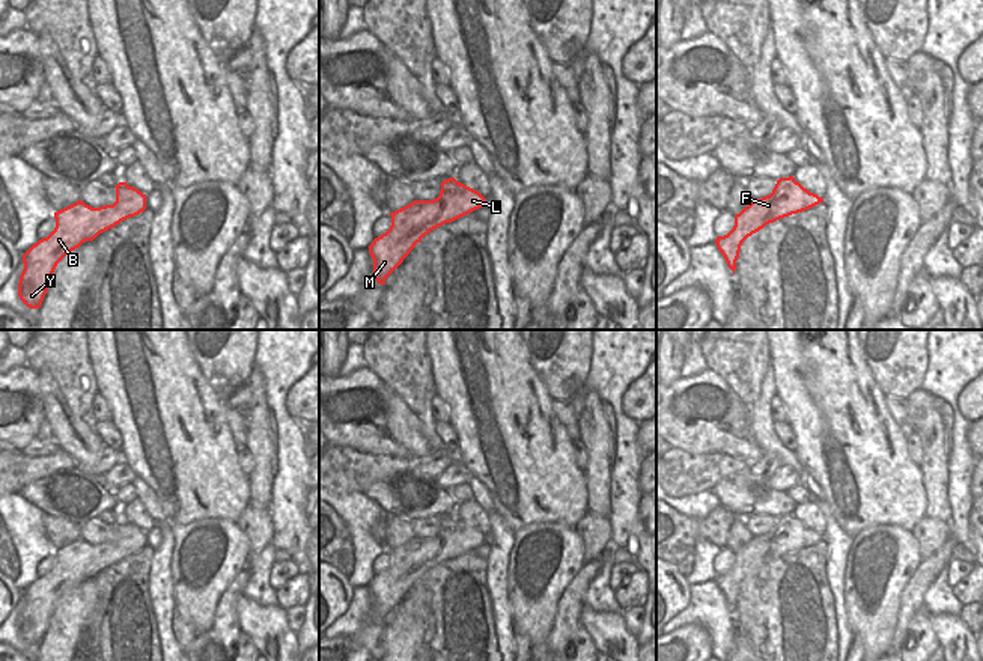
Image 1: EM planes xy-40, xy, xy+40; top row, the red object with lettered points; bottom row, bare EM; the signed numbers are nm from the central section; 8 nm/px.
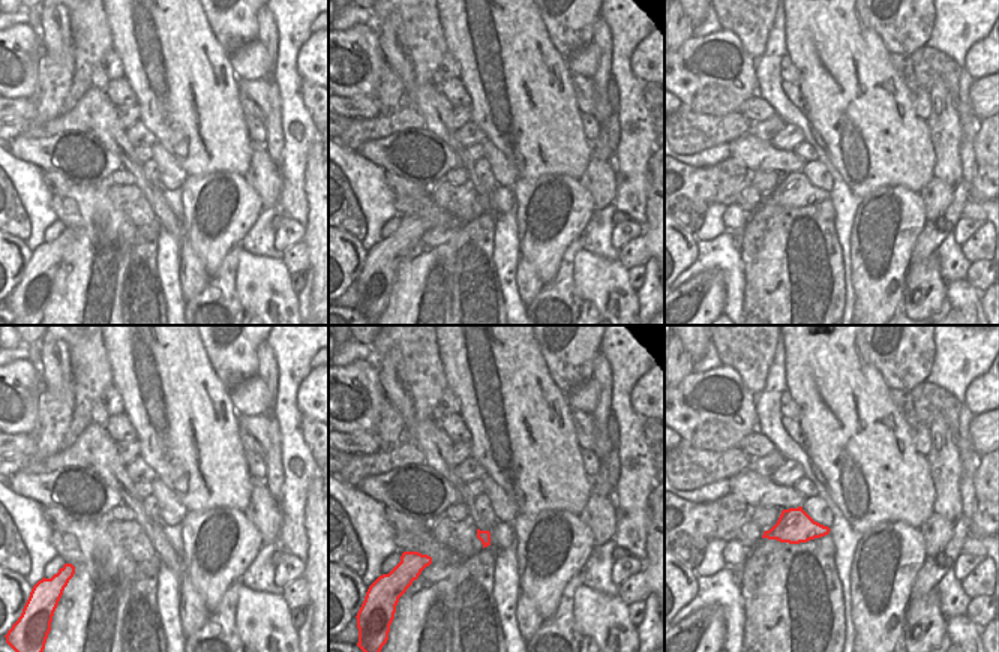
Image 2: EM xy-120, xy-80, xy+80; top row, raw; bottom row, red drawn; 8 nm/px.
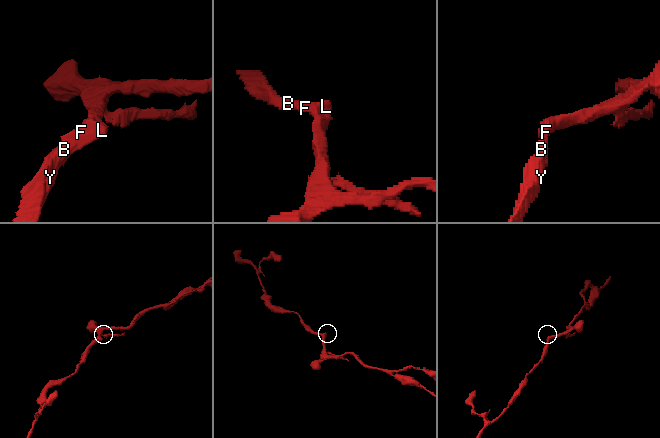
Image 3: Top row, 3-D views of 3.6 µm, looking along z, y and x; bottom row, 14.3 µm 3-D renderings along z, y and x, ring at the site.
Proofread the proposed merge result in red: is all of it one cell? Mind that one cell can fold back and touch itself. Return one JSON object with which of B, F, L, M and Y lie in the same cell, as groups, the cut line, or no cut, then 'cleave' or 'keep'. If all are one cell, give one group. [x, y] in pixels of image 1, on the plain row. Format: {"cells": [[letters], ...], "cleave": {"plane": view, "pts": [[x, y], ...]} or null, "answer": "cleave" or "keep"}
{"cells": [["B", "F", "L", "M", "Y"]], "cleave": null, "answer": "keep"}

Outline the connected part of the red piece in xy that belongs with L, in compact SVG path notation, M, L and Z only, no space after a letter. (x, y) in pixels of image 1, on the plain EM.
M449 515L441 519L440 533L434 538L414 538L390 550L391 563L369 583L373 596L373 617L385 616L403 599L409 589L431 568L452 560L486 541L476 527Z

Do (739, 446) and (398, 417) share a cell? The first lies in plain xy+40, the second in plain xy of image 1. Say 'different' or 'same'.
different

